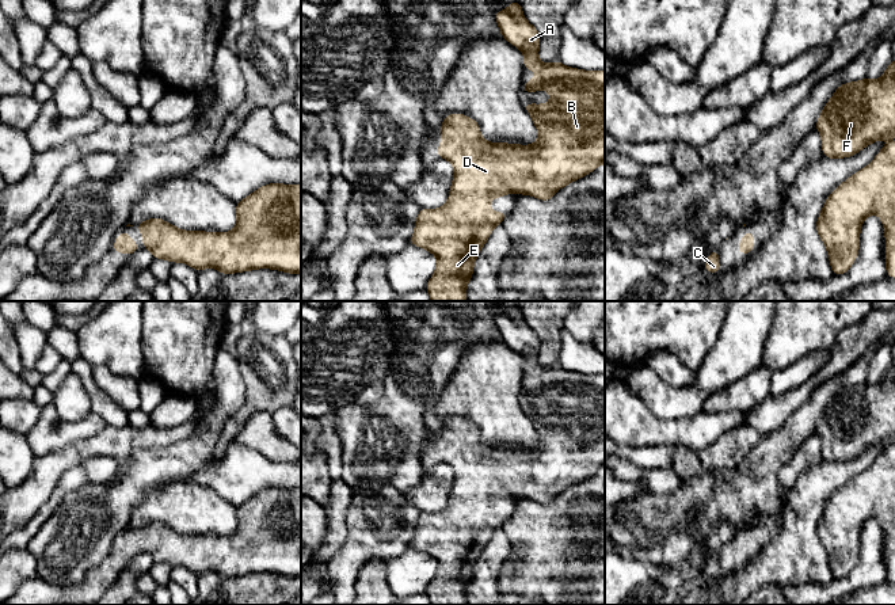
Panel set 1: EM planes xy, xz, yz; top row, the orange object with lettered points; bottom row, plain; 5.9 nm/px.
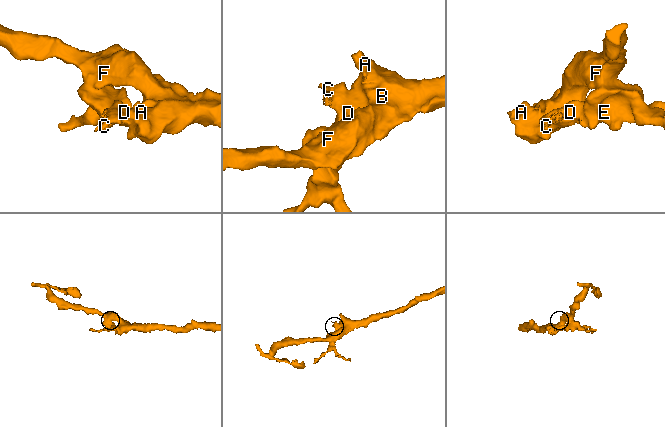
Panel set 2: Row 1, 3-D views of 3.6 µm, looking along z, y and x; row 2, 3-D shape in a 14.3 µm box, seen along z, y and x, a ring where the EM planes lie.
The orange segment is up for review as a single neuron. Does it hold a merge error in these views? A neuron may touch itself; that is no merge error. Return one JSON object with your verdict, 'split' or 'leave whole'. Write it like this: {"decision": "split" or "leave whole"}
{"decision": "leave whole"}

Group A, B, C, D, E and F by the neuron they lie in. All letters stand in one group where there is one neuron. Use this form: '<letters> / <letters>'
A B C D E F

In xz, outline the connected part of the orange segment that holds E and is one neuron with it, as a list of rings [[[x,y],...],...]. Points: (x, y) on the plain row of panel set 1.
[[[518,304],[504,315],[495,316],[495,321],[503,342],[523,357],[525,373],[537,376],[537,381],[529,384],[521,395],[546,393],[552,402],[545,408],[523,410],[538,434],[533,449],[485,445],[479,427],[464,418],[449,418],[442,423],[442,448],[435,457],[454,472],[449,502],[439,513],[420,511],[410,543],[410,548],[437,562],[437,572],[426,589],[431,605],[466,605],[466,589],[473,579],[475,564],[491,534],[507,520],[490,514],[492,502],[511,496],[549,505],[561,491],[605,468],[605,374],[568,372],[560,365],[542,368],[538,364],[538,335],[525,323]]]

